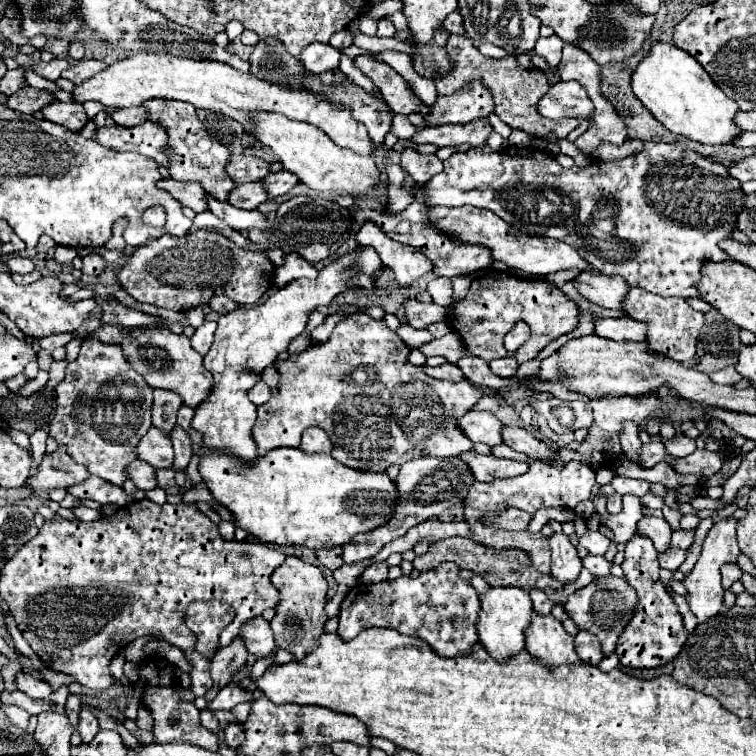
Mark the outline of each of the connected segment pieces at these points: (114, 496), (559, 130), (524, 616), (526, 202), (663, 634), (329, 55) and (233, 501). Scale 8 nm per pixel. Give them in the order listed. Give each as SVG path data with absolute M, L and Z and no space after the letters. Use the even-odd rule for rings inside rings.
M89 477L87 481L83 481L83 485L75 485L75 489L69 489L69 493L79 499L93 499L101 505L115 503L123 507L123 505L133 503L133 495L125 493L125 489L119 485L103 481L101 477Z
M465 35L449 37L447 55L449 55L449 61L453 67L445 75L439 75L433 79L437 95L453 95L457 89L463 89L465 85L469 85L473 81L481 81L481 85L485 85L493 95L495 113L499 115L499 119L503 123L507 123L513 129L523 129L525 133L539 135L539 137L553 133L557 139L565 139L579 125L577 119L551 121L551 119L539 115L537 103L549 89L549 81L547 81L547 75L531 63L529 55L507 55L501 59L485 57Z
M495 587L487 591L485 595L481 595L479 599L481 599L481 611L479 611L479 621L477 621L479 641L487 649L487 653L495 657L495 661L505 665L511 657L519 655L525 649L525 629L531 625L531 617L533 617L531 597L529 593L521 589Z
M645 141L643 149L635 155L629 155L625 159L619 161L591 161L587 167L571 167L565 169L557 163L557 159L539 147L513 147L513 145L505 145L503 149L493 151L491 147L479 147L479 149L469 149L469 151L455 151L449 159L445 159L445 169L441 173L437 173L429 183L425 183L425 197L427 203L431 205L445 205L445 207L461 207L461 205L473 205L473 207L483 207L483 209L491 209L493 213L497 213L499 217L503 217L507 223L511 223L515 229L519 229L521 233L527 235L545 235L545 237L553 237L559 241L569 243L571 247L575 247L579 251L579 255L585 261L591 261L593 269L597 269L603 275L621 275L631 287L641 287L647 289L649 293L661 295L661 297L681 297L681 299L691 299L691 297L701 297L697 291L697 281L701 279L701 269L705 263L713 261L729 261L731 257L719 247L719 241L723 239L731 239L731 233L737 229L737 215L743 209L745 203L745 193L741 189L741 183L733 177L727 177L727 185L717 185L717 187L703 187L703 183L707 181L707 177L719 173L715 171L715 163L709 163L705 157L697 157L699 153L691 151L691 149L683 149L681 143L653 143L653 141ZM611 211L611 215L615 217L615 239L599 239L599 219L607 219L607 213Z
M635 533L625 543L625 561L623 571L627 583L639 593L639 609L635 611L635 617L629 621L627 629L623 631L623 637L619 637L619 645L615 649L621 665L629 669L657 669L667 663L671 663L683 649L687 631L683 627L681 615L677 611L677 605L665 591L661 579L659 579L659 561L655 547L649 537L643 537Z
M311 43L311 45L307 45L307 49L303 49L299 59L305 63L305 67L309 71L323 73L327 69L337 69L339 67L341 51L335 49L329 43Z
M283 447L283 449L275 449L263 457L259 457L255 461L255 465L251 463L243 463L243 461L237 461L235 457L227 455L227 453L201 453L201 461L199 461L199 473L203 477L203 481L207 483L209 491L213 493L213 497L217 497L217 501L221 505L225 505L233 515L235 515L235 521L239 527L247 529L253 537L265 541L265 543L275 543L275 545L305 545L309 549L333 549L333 547L341 547L345 543L349 543L355 535L359 533L367 533L367 531L373 531L381 525L385 525L395 507L397 507L397 501L399 501L399 491L397 491L397 485L393 479L389 479L387 473L363 473L363 471L357 471L357 469L351 469L351 467L345 467L343 463L339 463L337 459L333 459L331 455L311 455L311 453L305 453L303 449L289 449L289 447Z

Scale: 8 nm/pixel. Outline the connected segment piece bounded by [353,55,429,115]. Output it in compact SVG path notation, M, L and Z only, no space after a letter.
M357 55L353 57L353 63L359 71L363 71L383 93L387 103L395 113L409 115L413 111L421 111L423 115L427 113L427 105L423 105L407 87L405 79L385 61L377 59L375 55Z

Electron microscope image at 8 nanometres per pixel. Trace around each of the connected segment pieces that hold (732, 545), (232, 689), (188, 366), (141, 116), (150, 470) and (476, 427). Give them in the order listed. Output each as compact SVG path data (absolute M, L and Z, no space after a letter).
M735 517L719 519L709 529L709 533L707 533L707 537L703 541L703 549L701 549L699 561L695 563L691 573L687 573L685 579L681 581L683 587L687 589L687 595L683 595L683 597L689 603L689 609L695 613L699 623L705 623L709 617L715 617L722 610L724 590L717 589L717 585L721 583L721 567L725 563L735 563L737 557L739 557L739 545L737 545L737 537L735 537L735 527L737 527L737 519Z
M225 685L219 693L217 693L217 697L213 699L213 701L209 701L209 709L211 711L223 711L223 709L233 709L235 705L239 705L239 703L243 703L243 701L249 701L253 695L251 693L247 693L247 691L243 691L243 689L239 689L237 685Z
M103 325L97 331L93 331L93 337L97 337L103 343L121 345L125 351L125 357L131 361L131 367L137 373L141 373L153 389L159 387L159 389L167 389L181 395L187 407L195 409L213 391L213 375L203 367L203 357L191 347L191 341L185 335L175 335L159 327L155 329L135 327L135 329L121 331L117 325Z
M129 107L129 109L115 109L115 113L111 115L115 123L123 125L123 127L133 127L133 125L141 125L149 119L149 113L145 107Z
M141 459L133 461L133 463L129 465L127 473L129 473L129 479L133 479L133 483L135 483L139 489L149 491L149 489L157 487L155 467L151 467L151 463L147 463L147 461L141 461Z
M471 411L459 419L459 427L471 437L475 443L501 445L503 443L503 421L489 411Z

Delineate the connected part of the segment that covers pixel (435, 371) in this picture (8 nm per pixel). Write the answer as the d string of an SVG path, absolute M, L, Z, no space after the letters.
M445 363L441 367L429 367L429 365L425 365L425 373L431 375L431 377L437 377L441 381L463 381L465 379L461 369L457 365L451 365L451 363Z

